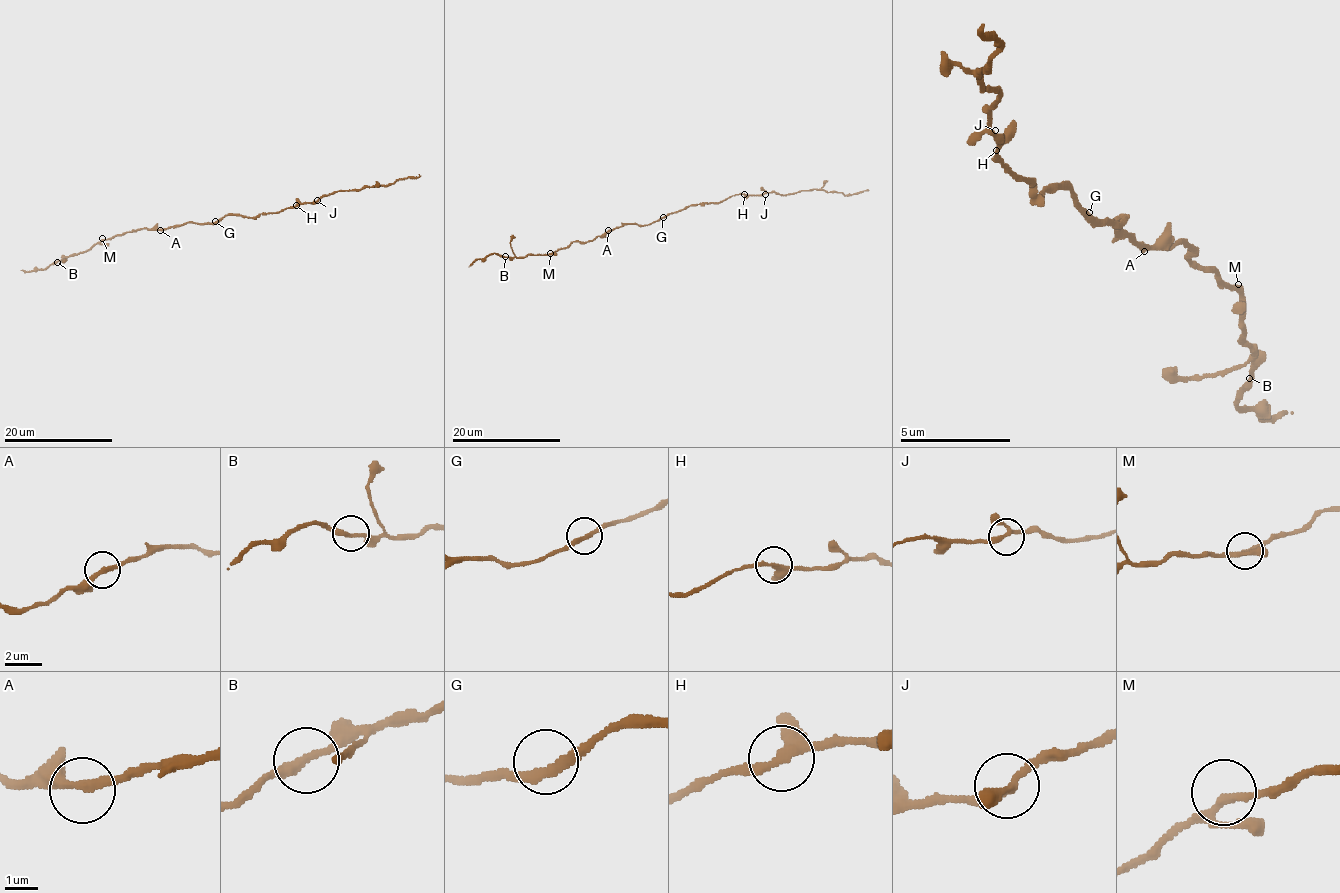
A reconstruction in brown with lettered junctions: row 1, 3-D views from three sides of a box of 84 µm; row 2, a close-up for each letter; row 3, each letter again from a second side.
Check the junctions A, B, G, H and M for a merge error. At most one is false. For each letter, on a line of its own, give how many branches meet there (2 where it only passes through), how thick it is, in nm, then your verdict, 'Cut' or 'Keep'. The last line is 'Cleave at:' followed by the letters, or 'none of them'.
A: Branches: 2. Thickness 240 nm. Keep
B: Branches: 2. Thickness 260 nm. Keep
G: Branches: 2. Thickness 240 nm. Keep
H: Branches: 3. Thickness 260 nm. Keep
M: Branches: 3. Thickness 200 nm. Keep
Cleave at: none of them

